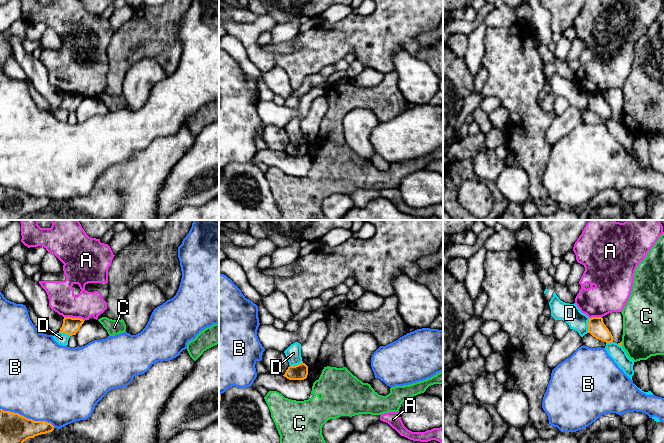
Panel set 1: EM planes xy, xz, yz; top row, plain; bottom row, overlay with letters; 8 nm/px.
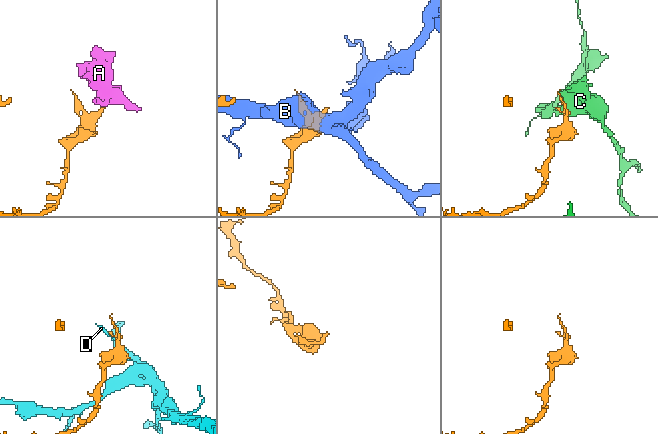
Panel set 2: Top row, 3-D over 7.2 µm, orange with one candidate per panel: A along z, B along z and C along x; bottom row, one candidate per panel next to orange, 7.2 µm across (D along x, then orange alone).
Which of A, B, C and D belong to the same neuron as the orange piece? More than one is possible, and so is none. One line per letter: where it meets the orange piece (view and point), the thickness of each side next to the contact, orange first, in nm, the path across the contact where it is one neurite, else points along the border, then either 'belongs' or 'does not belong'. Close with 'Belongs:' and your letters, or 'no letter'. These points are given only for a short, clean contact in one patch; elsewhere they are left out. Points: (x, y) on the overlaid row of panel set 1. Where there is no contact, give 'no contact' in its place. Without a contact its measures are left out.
A: xy (74, 318) | 140/220 nm | along xy (64, 316), (80, 317), (84, 320) | does not belong
B: xy (27, 418) | 240/500 nm | does not belong
C: yz (621, 343) | 20/340 nm | along yz (621, 341), (622, 345) | does not belong
D: yz (587, 325) | 140/160 nm | does not belong
Belongs: no letter

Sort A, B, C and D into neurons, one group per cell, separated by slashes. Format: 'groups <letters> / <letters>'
groups A / B / C / D

